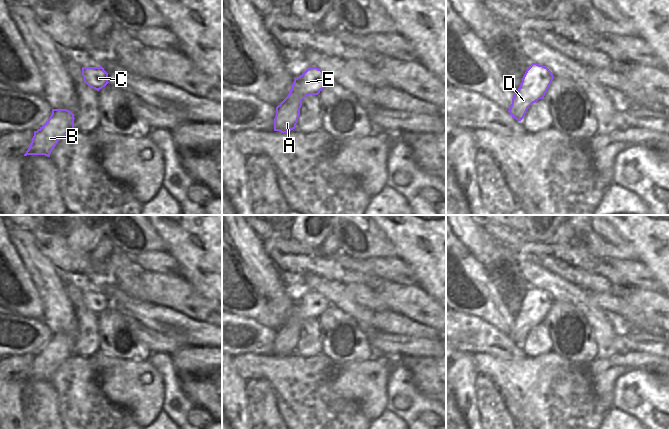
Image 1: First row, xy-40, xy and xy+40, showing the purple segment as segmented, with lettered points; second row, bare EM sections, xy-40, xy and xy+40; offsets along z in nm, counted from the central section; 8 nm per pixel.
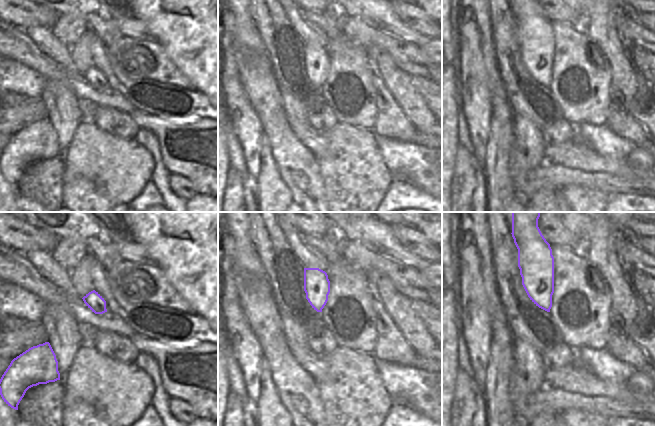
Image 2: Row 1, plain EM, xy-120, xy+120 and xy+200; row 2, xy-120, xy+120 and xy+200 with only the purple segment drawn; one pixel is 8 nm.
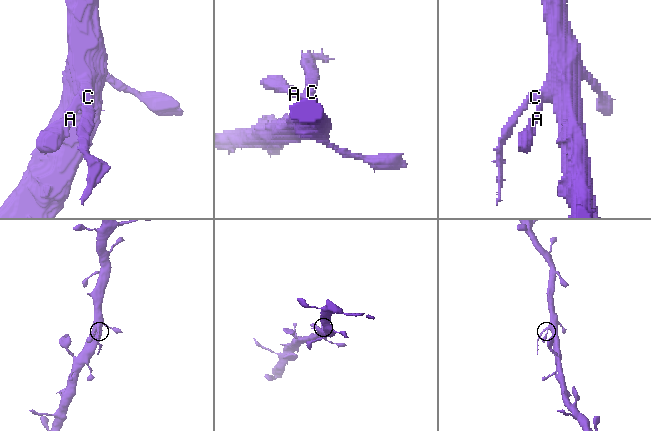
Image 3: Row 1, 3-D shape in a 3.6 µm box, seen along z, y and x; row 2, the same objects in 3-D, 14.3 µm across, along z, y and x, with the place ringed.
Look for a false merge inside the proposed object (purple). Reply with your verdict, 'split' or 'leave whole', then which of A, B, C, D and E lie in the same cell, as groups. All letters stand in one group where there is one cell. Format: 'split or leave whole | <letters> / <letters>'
leave whole | A B C D E

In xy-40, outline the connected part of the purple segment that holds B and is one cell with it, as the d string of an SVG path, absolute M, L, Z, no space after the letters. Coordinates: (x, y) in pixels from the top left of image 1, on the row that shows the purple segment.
M52 109L50 118L37 131L34 131L32 142L24 156L50 157L56 144L74 130L74 119L74 114L67 109Z

